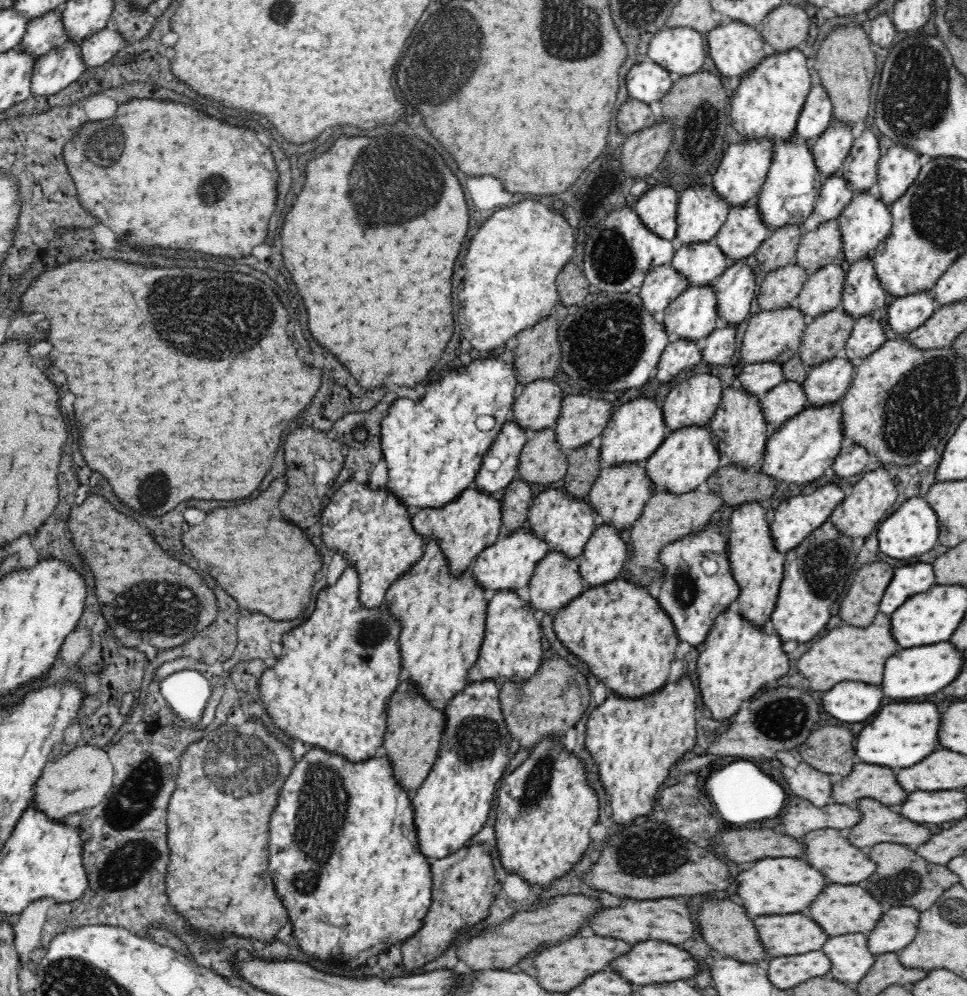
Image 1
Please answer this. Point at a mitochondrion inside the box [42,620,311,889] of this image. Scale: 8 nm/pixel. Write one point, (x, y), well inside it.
(236, 764)

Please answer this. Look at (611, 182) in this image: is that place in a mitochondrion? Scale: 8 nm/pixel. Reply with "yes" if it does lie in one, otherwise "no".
no

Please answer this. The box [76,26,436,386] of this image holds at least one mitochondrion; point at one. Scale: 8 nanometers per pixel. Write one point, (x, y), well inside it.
(202, 317)

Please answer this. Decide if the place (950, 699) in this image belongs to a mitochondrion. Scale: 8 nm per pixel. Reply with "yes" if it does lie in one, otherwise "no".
no

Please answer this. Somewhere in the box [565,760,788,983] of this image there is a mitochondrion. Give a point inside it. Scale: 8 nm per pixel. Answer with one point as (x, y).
(648, 856)

